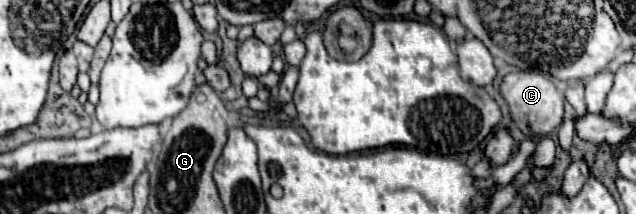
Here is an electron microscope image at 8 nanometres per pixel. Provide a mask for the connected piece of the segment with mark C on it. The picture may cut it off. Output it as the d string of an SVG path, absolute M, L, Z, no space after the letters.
M536 70L506 74L504 82L500 86L500 94L506 100L506 104L510 106L510 116L514 120L514 124L530 140L540 140L542 136L552 134L562 124L564 96L548 78L544 78Z

